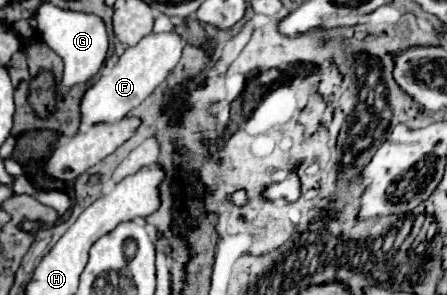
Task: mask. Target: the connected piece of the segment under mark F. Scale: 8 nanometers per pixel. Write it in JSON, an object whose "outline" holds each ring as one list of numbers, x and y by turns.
{"outline":[[162,32,162,34,148,34,136,46,126,48,124,54,118,58,114,68,104,70,100,80,86,90,82,100,82,122,96,124,96,122,118,122,130,110,134,110,140,102,144,102,158,84,166,80,166,76,174,70,182,56,184,40,176,32]]}

